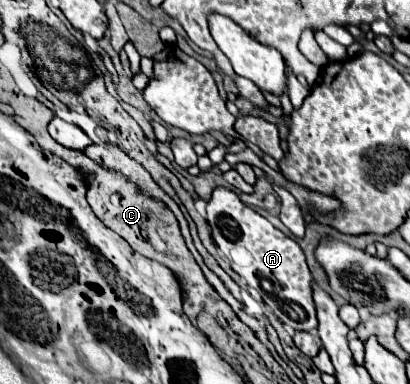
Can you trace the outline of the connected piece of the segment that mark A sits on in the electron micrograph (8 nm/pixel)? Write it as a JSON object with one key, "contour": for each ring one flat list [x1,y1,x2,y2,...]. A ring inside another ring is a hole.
{"contour":[[224,186,214,188,212,198,208,200,208,206,206,206,206,214,208,214,208,224,212,228,212,238,218,244,220,252,228,258,232,270,238,272,246,282,248,282,248,272,256,274,258,292,262,294,264,302,268,306,272,306,274,314,280,318,280,322,292,326,294,330,312,330,312,328,316,328,316,308,314,308,314,300,312,300,312,274,308,270,304,252,298,246,298,242,294,238,286,236,284,232,280,232,278,228,274,228,264,216,260,216,250,206,246,206,234,190,224,188]]}

